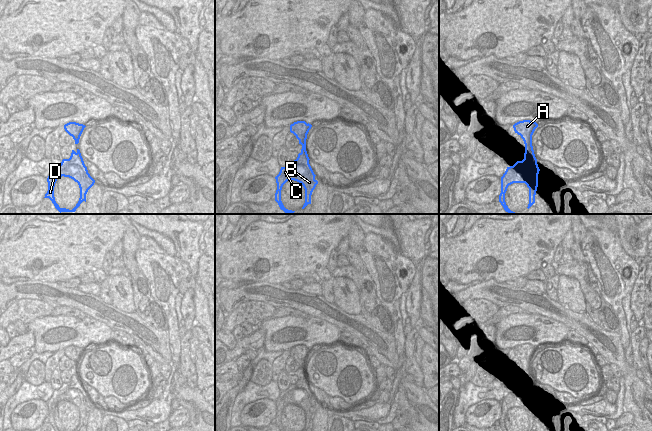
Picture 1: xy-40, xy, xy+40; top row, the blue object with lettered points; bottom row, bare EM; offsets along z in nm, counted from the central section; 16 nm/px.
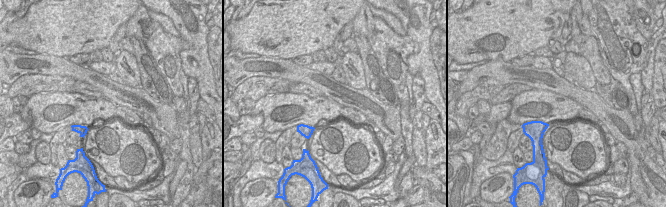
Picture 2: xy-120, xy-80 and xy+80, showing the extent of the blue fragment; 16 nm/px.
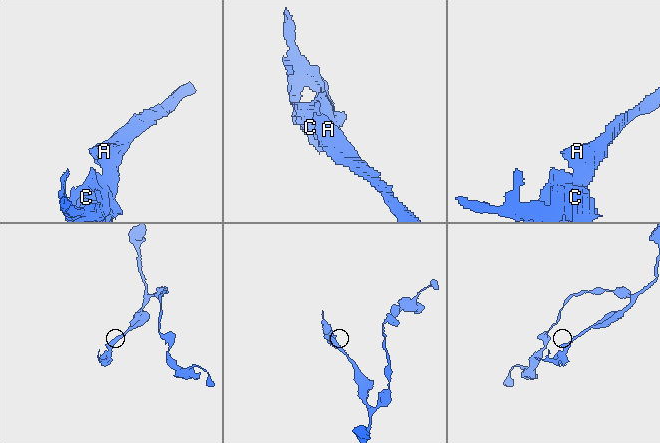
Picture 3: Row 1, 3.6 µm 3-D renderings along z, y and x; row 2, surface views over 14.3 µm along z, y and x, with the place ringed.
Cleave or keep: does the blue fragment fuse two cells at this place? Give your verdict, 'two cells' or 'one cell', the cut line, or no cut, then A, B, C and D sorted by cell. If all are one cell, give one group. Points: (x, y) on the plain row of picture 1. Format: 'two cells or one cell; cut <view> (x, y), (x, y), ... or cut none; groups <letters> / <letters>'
two cells; cut xy+40 (524, 377), (526, 382), (530, 381), (537, 399); groups A / B C D

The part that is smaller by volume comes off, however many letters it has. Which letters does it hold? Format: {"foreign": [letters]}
{"foreign": ["B", "C", "D"]}

